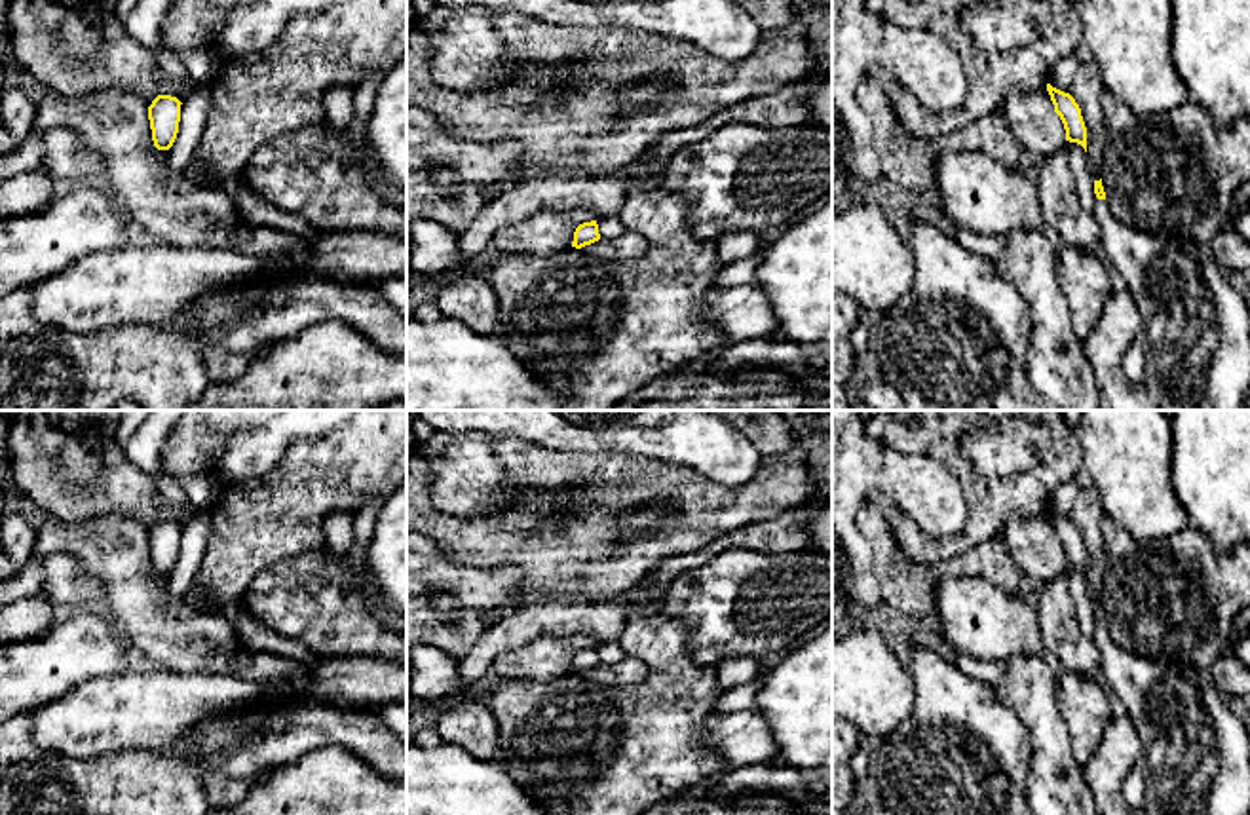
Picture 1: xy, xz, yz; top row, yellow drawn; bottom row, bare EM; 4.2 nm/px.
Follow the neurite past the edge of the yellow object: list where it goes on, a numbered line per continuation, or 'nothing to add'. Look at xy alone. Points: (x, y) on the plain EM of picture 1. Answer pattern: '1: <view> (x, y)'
nothing to add

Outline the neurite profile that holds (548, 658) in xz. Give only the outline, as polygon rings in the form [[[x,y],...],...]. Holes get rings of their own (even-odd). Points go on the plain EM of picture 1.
[[[587,635],[540,636],[530,644],[502,654],[494,661],[498,676],[521,676],[526,680],[557,680],[572,673],[574,657],[579,650],[598,646]]]

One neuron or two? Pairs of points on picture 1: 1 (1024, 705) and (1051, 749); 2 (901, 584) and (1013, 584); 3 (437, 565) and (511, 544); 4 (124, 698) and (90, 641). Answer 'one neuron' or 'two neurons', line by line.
1: one neuron
2: one neuron
3: two neurons
4: two neurons

